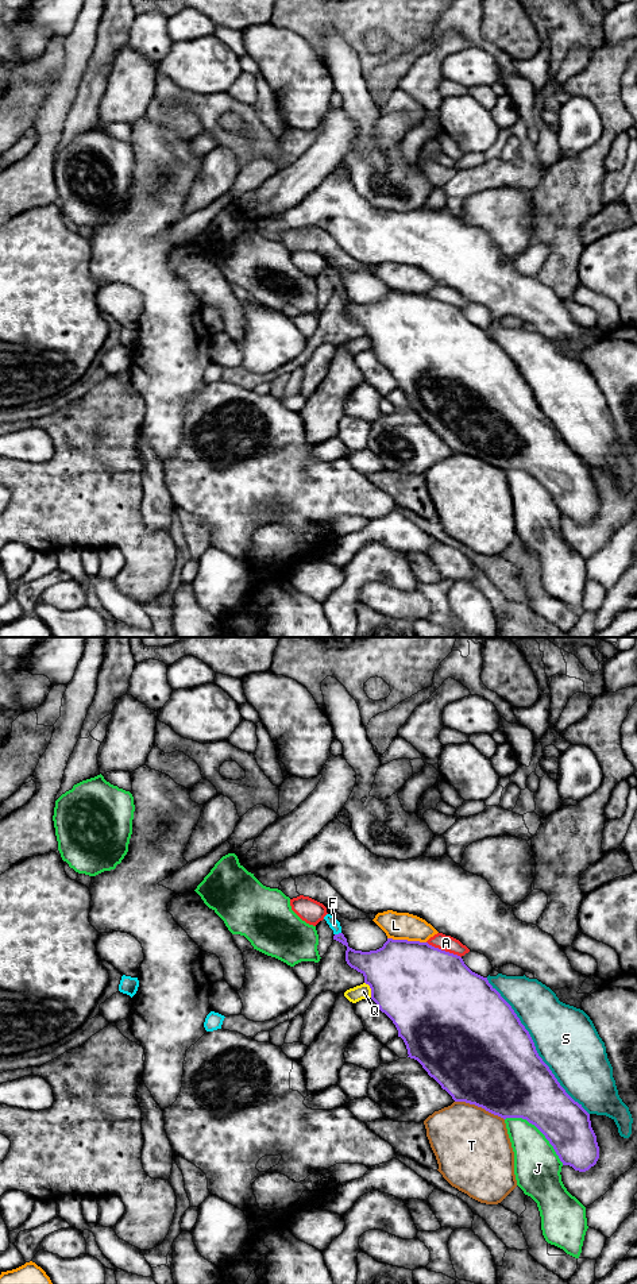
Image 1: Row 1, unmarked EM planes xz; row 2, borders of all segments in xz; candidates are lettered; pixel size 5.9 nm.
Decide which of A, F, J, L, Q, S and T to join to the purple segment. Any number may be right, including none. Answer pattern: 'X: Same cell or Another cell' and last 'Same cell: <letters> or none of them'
A: Another cell
F: Same cell
J: Another cell
L: Another cell
Q: Another cell
S: Another cell
T: Another cell
Same cell: F

